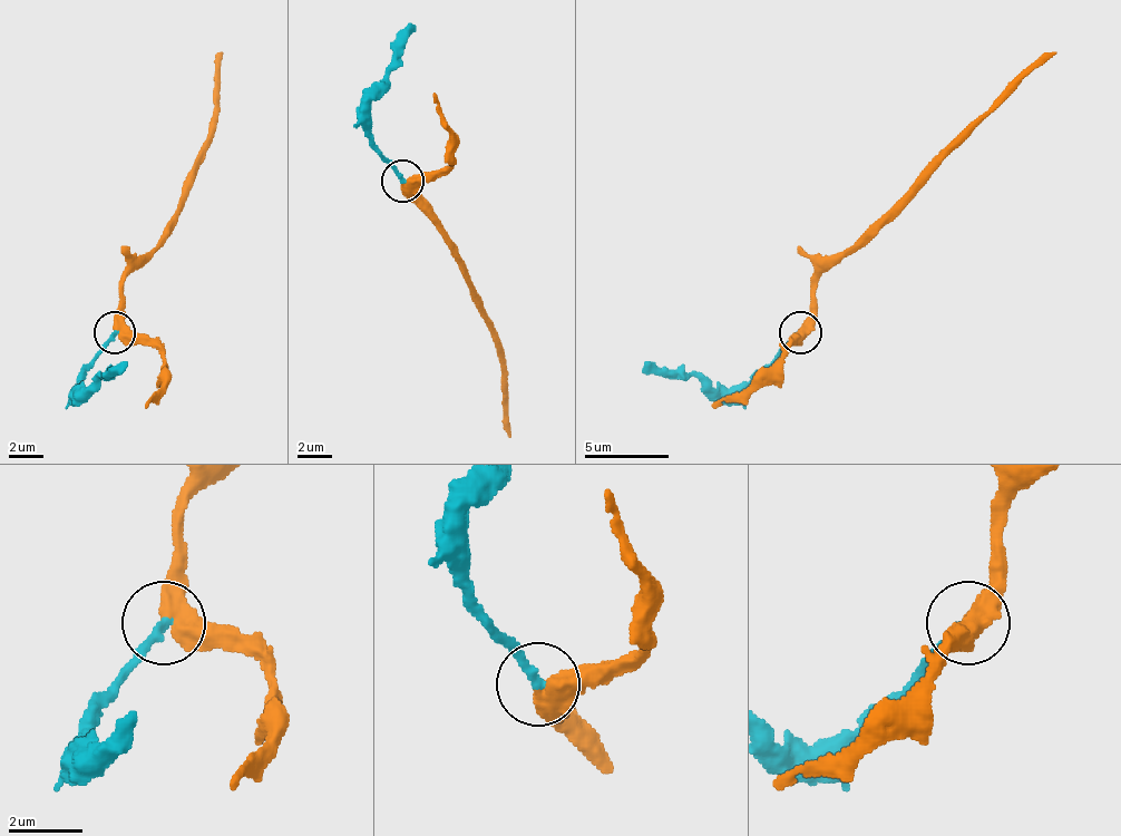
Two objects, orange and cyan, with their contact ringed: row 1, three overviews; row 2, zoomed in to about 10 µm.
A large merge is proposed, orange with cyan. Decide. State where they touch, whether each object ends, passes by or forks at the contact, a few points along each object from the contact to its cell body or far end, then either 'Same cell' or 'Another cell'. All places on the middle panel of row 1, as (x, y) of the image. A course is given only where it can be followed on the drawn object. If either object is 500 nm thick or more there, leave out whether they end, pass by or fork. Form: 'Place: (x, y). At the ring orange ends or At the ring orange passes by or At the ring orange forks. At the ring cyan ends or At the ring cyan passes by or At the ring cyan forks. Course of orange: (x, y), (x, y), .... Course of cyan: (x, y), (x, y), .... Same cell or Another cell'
Place: (402, 181). At the ring orange passes by. At the ring cyan ends. Course of orange: (401, 180), (406, 193), (448, 239), (498, 348), (510, 437). Course of cyan: (401, 180), (372, 142), (372, 87), (384, 75), (393, 45), (413, 23). Same cell

